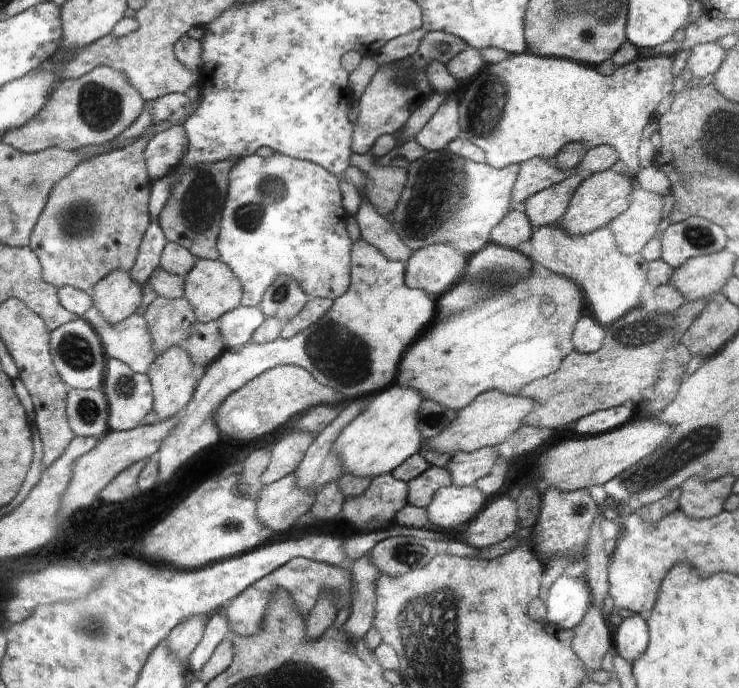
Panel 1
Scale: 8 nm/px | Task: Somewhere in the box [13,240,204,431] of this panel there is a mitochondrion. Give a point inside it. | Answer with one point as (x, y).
(75, 350)

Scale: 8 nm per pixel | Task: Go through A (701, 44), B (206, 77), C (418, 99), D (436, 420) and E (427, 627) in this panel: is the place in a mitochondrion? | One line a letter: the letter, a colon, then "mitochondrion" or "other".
A: other
B: other
C: other
D: mitochondrion
E: mitochondrion

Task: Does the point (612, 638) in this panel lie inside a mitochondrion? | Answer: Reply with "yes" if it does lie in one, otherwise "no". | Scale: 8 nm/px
no

